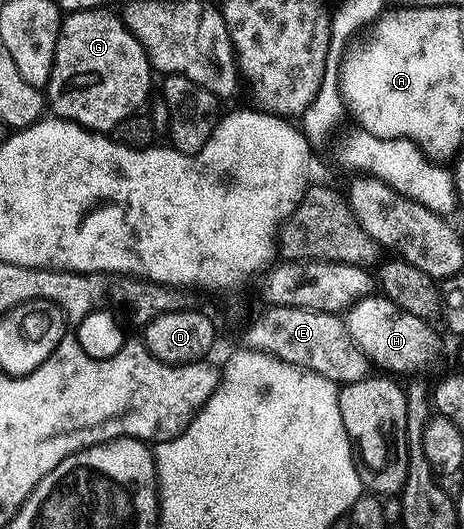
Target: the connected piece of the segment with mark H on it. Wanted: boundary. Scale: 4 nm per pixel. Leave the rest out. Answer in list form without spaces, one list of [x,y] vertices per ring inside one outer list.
[[[383,295],[364,297],[351,309],[347,310],[348,330],[353,339],[371,362],[381,365],[381,370],[392,375],[412,373],[415,369],[428,369],[440,353],[440,341],[436,338],[433,326],[418,315],[400,309],[394,301]]]

